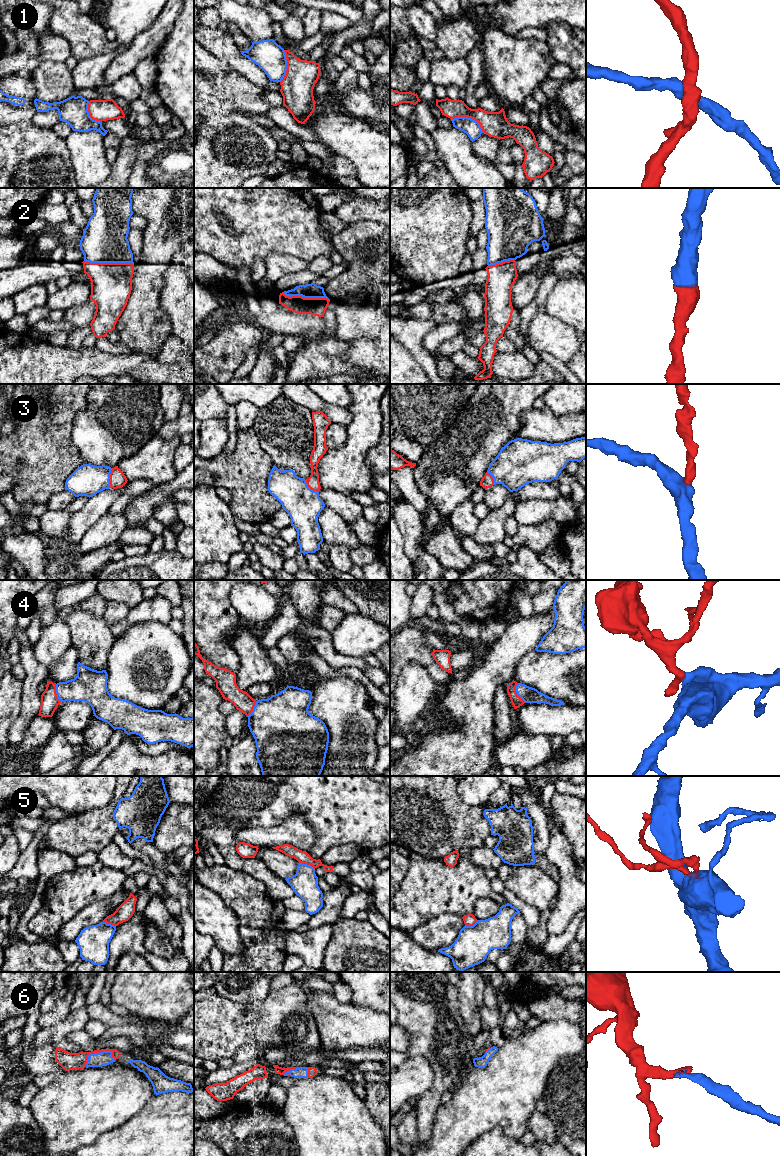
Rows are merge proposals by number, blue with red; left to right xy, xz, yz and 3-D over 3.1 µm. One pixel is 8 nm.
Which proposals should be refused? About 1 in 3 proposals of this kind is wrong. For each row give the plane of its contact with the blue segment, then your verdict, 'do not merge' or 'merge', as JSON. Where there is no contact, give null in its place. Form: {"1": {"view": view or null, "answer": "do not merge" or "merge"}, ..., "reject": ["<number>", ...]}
{"1": {"view": "yz", "answer": "do not merge"}, "2": {"view": "xy", "answer": "merge"}, "3": {"view": "xy", "answer": "merge"}, "4": {"view": "yz", "answer": "merge"}, "5": {"view": "xz", "answer": "do not merge"}, "6": {"view": "xy", "answer": "merge"}, "reject": ["1", "5"]}

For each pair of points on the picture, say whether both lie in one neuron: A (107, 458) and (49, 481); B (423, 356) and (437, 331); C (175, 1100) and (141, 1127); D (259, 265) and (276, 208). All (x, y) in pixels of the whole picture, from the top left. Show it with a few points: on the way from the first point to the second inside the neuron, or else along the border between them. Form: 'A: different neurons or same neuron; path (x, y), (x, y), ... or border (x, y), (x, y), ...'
A: different neurons; border (72, 442), (83, 463)
B: different neurons; border (433, 327), (422, 340), (422, 345), (431, 354)
C: same neuron; path (167, 1108), (149, 1126)
D: different neurons; border (264, 260), (256, 258), (250, 271)

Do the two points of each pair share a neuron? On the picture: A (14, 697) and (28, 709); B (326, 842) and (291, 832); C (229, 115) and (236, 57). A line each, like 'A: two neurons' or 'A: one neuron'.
A: two neurons
B: two neurons
C: two neurons

